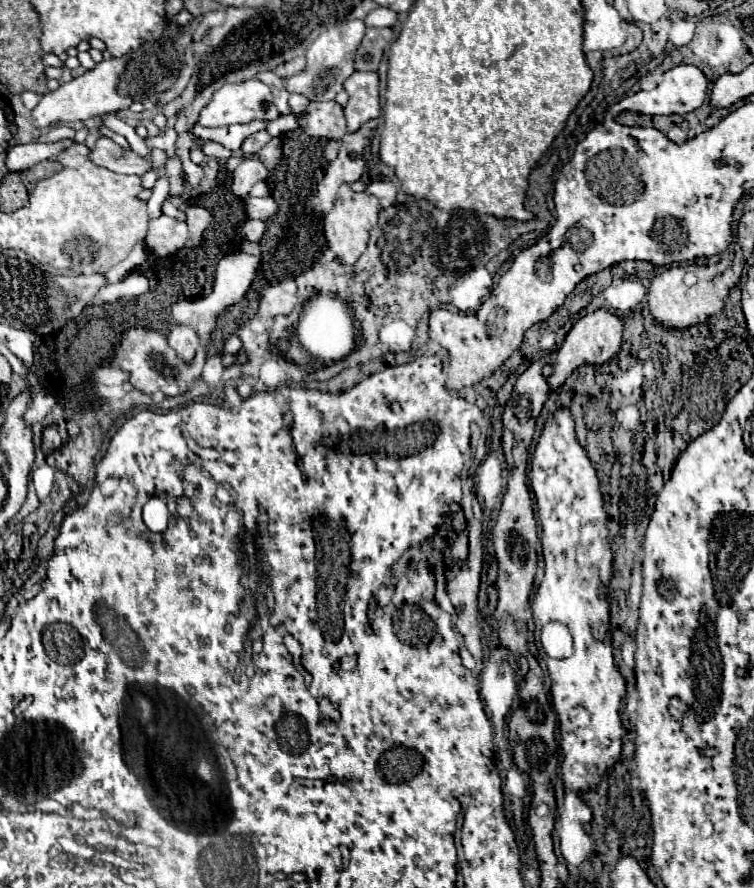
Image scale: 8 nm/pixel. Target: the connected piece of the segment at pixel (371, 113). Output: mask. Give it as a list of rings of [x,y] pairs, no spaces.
[[[354,72],[346,82],[344,90],[350,100],[346,106],[346,114],[356,112],[356,118],[348,118],[348,132],[358,130],[362,122],[380,116],[380,100],[378,100],[378,74],[376,72]]]

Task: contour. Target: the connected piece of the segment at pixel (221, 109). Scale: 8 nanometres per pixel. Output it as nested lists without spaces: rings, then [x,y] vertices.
[[[244,80],[244,82],[226,82],[220,90],[216,90],[212,94],[210,104],[206,104],[200,110],[198,116],[198,124],[206,126],[206,128],[224,128],[224,126],[232,126],[232,124],[250,124],[252,120],[276,120],[280,114],[274,106],[274,96],[270,86],[266,86],[260,80]]]

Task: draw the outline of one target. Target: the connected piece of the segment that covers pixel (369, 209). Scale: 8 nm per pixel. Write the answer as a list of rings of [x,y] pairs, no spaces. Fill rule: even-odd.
[[[350,184],[340,186],[334,208],[324,218],[324,236],[336,258],[340,258],[344,264],[354,264],[362,256],[368,244],[368,234],[378,224],[378,212],[380,212],[378,198],[374,198],[368,192],[354,192]]]

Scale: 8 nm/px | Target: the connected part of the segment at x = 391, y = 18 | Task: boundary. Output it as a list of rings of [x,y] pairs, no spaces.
[[[382,6],[372,10],[364,20],[368,28],[390,28],[394,26],[394,22],[396,22],[396,12],[390,8],[382,8]]]

